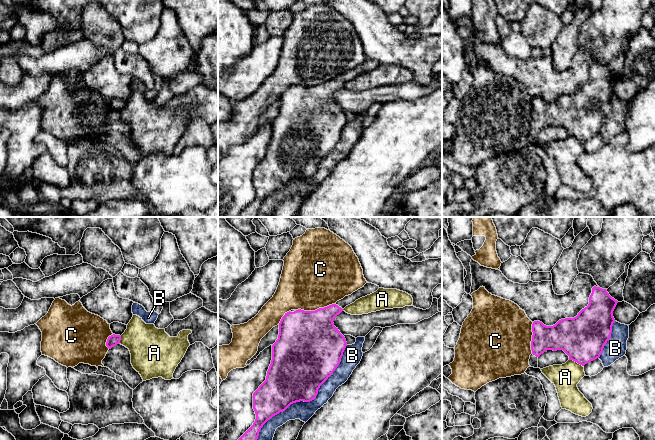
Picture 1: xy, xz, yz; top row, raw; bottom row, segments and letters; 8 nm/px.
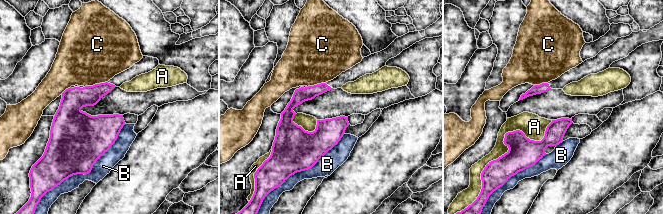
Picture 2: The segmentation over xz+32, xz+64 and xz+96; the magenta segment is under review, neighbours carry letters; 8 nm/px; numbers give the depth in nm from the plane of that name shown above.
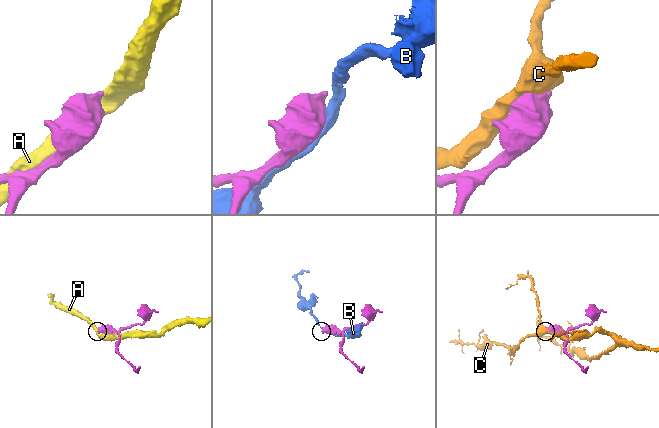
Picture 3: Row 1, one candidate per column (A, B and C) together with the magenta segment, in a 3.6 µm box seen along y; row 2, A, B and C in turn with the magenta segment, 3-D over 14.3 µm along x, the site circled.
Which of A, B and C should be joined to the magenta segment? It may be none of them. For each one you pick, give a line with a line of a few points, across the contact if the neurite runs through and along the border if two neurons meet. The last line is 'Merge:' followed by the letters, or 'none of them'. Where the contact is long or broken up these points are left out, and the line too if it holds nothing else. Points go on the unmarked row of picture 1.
Merge: none of them

